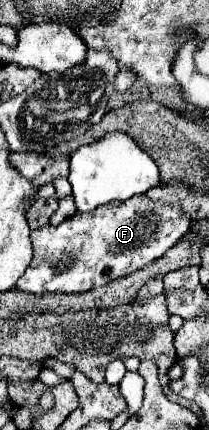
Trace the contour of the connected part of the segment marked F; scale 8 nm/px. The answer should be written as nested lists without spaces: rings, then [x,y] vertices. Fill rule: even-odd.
[[[132,196],[124,202],[108,202],[90,212],[76,212],[62,224],[46,224],[32,230],[34,258],[16,288],[44,292],[86,292],[116,278],[128,276],[160,258],[190,230],[190,216],[180,206],[150,202],[146,196]]]

